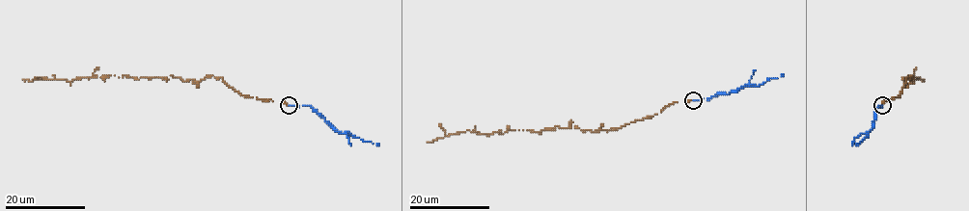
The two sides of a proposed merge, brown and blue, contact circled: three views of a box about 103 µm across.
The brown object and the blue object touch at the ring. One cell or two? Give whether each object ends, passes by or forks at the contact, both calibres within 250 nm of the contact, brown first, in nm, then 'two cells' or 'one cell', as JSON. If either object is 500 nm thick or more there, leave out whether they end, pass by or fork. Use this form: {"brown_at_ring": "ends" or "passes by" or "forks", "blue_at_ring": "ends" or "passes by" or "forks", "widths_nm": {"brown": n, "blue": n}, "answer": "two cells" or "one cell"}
{"brown_at_ring": "ends", "blue_at_ring": "ends", "widths_nm": {"brown": 140, "blue": 140}, "answer": "one cell"}

